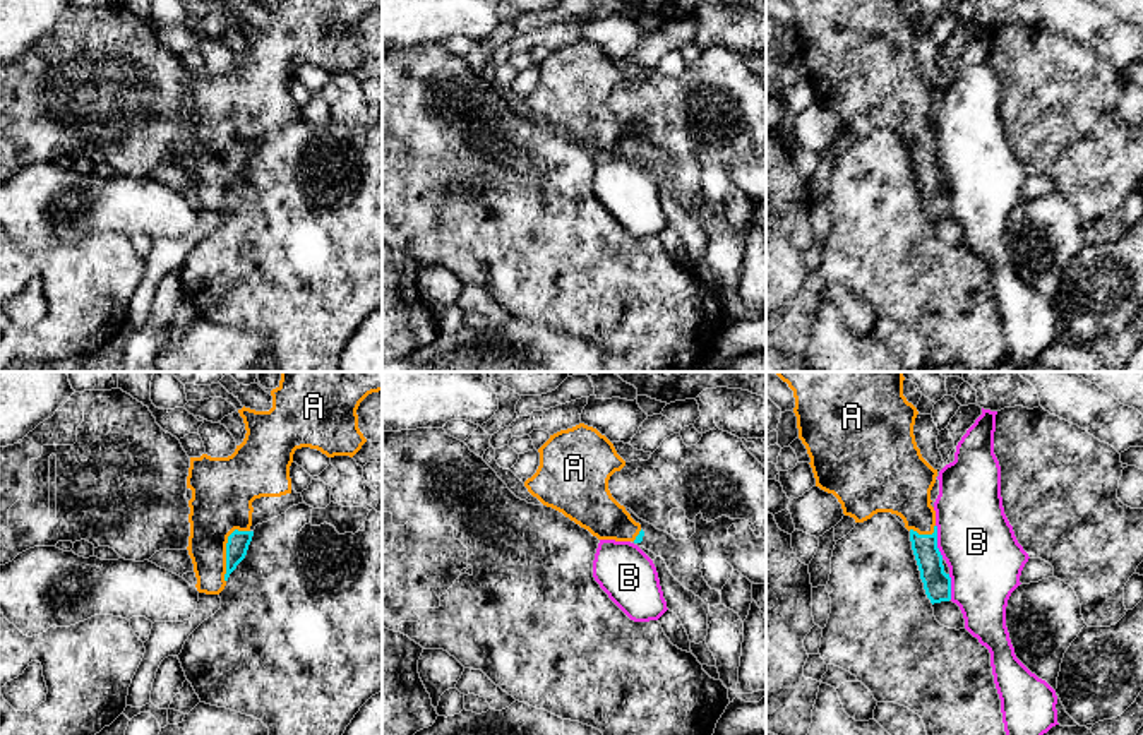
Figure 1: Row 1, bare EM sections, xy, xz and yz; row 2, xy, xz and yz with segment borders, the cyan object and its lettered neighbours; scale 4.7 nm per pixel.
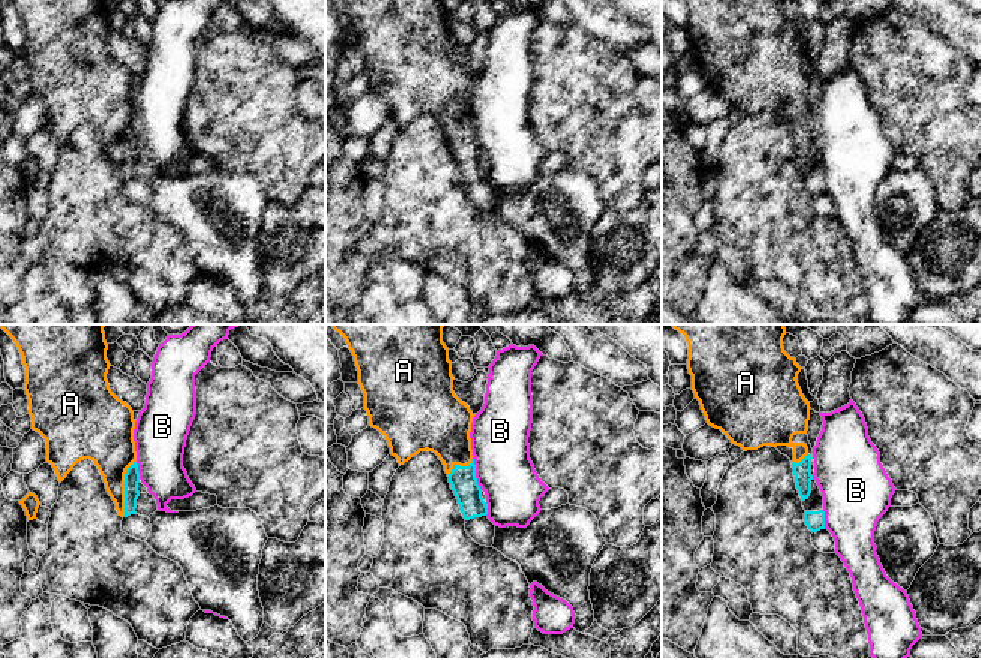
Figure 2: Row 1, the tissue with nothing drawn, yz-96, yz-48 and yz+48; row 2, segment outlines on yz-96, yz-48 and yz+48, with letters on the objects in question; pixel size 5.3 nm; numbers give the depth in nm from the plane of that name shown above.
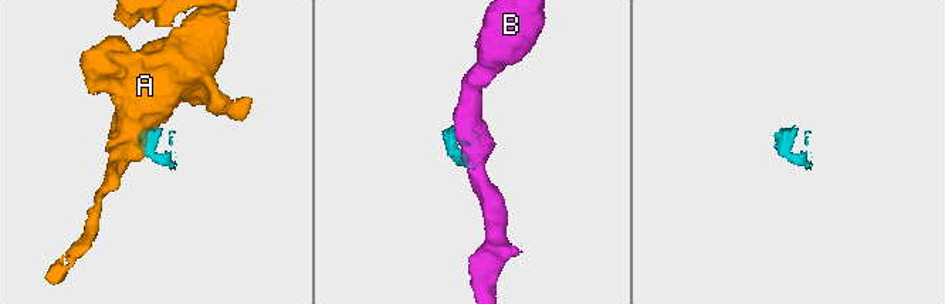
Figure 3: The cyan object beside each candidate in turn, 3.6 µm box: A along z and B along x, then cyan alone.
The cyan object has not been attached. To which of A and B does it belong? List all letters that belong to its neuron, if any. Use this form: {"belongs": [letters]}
{"belongs": ["A"]}

